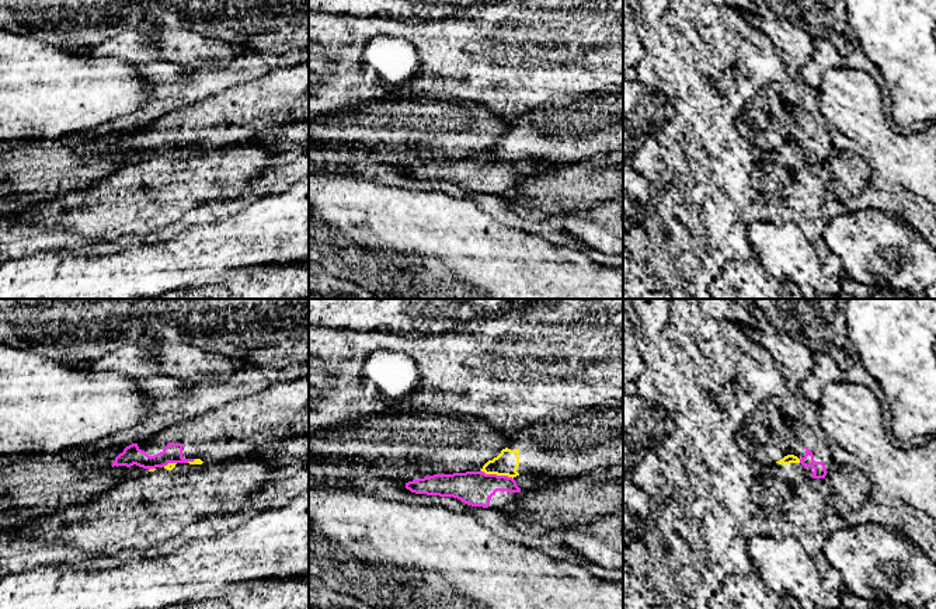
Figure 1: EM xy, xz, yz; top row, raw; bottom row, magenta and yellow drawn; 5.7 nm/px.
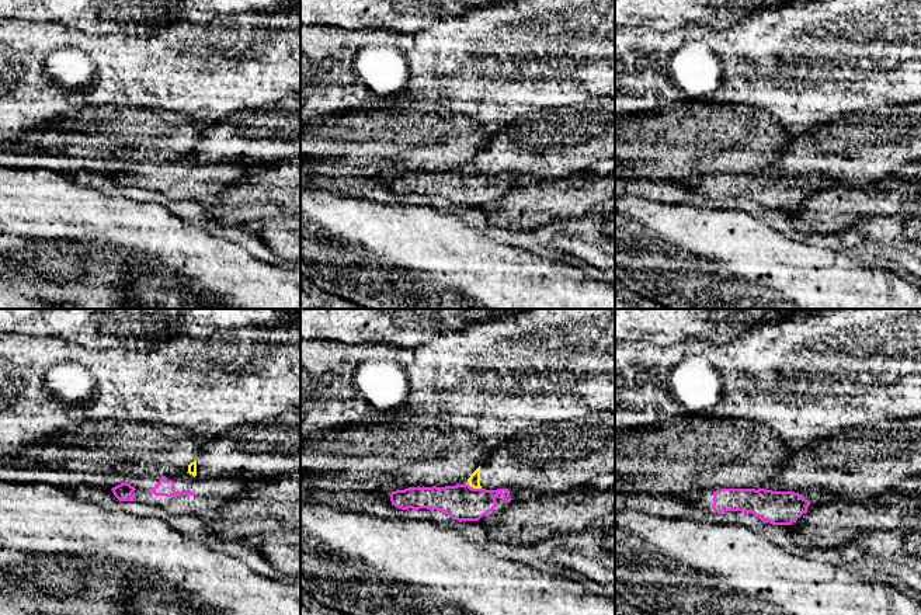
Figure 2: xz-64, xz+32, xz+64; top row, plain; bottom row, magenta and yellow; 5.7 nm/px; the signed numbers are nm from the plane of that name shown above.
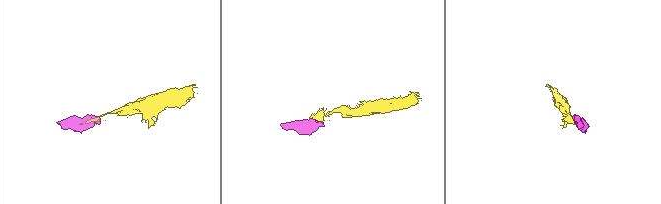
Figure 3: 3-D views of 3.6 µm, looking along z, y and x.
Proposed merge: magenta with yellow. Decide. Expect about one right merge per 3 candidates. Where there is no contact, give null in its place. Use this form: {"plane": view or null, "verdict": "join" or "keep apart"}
{"plane": "xz", "verdict": "keep apart"}

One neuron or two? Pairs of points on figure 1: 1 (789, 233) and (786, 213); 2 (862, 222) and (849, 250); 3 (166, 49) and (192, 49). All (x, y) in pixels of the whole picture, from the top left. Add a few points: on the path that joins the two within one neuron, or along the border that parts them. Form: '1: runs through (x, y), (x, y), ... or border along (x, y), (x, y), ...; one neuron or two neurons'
1: border along (782, 221), (793, 221), (797, 225); two neurons
2: runs through (862, 229), (862, 237), (856, 243); one neuron
3: runs through (173, 49), (185, 49); one neuron

